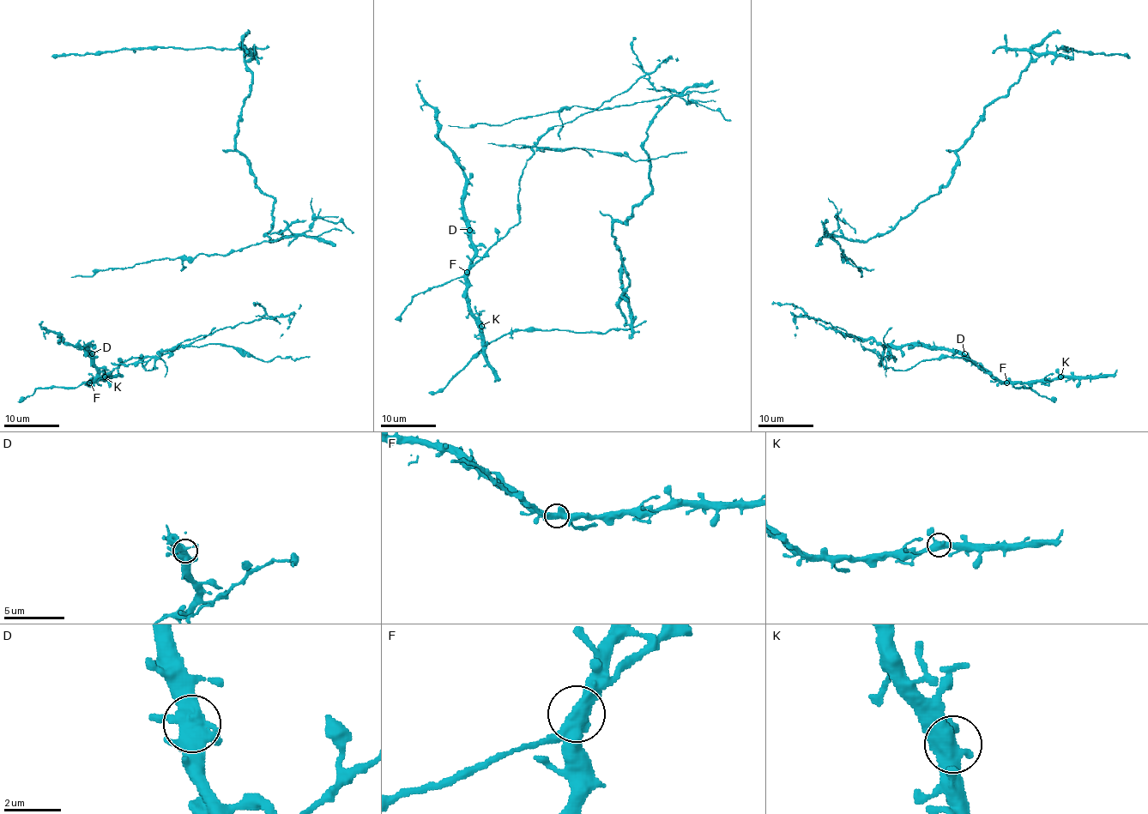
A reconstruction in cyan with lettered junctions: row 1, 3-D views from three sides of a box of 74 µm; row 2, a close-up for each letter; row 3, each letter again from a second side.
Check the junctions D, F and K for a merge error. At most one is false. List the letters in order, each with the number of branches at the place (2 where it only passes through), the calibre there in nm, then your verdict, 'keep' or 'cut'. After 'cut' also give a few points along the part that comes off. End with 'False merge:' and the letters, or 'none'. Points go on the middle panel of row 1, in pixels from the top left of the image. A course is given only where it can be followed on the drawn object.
D: branches 3; calibre 440 nm; keep
F: branches 3; calibre 480 nm; cut
K: branches 3; calibre 440 nm; keep
False merge: F

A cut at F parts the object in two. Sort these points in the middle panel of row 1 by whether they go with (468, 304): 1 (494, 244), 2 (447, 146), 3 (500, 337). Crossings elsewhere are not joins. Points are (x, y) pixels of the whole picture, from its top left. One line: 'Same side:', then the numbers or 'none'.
Same side: 2

